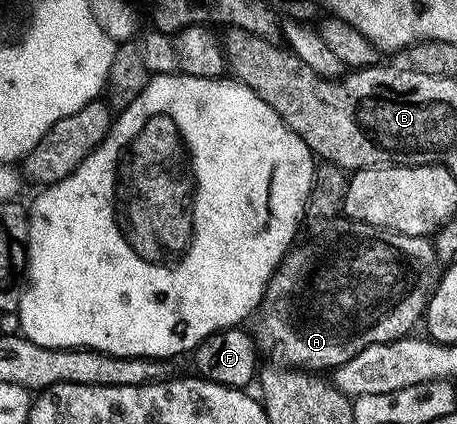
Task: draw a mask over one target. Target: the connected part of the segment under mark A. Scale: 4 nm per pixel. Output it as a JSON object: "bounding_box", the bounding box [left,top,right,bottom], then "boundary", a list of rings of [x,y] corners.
{"bounding_box":[252,218,440,370],"boundary":[[[335,218],[314,236],[314,249],[299,243],[291,247],[266,283],[266,293],[256,309],[258,325],[252,328],[256,348],[271,365],[299,370],[333,370],[360,350],[380,342],[400,340],[419,327],[426,304],[440,275],[438,256],[425,236],[374,228],[359,220]]]}

